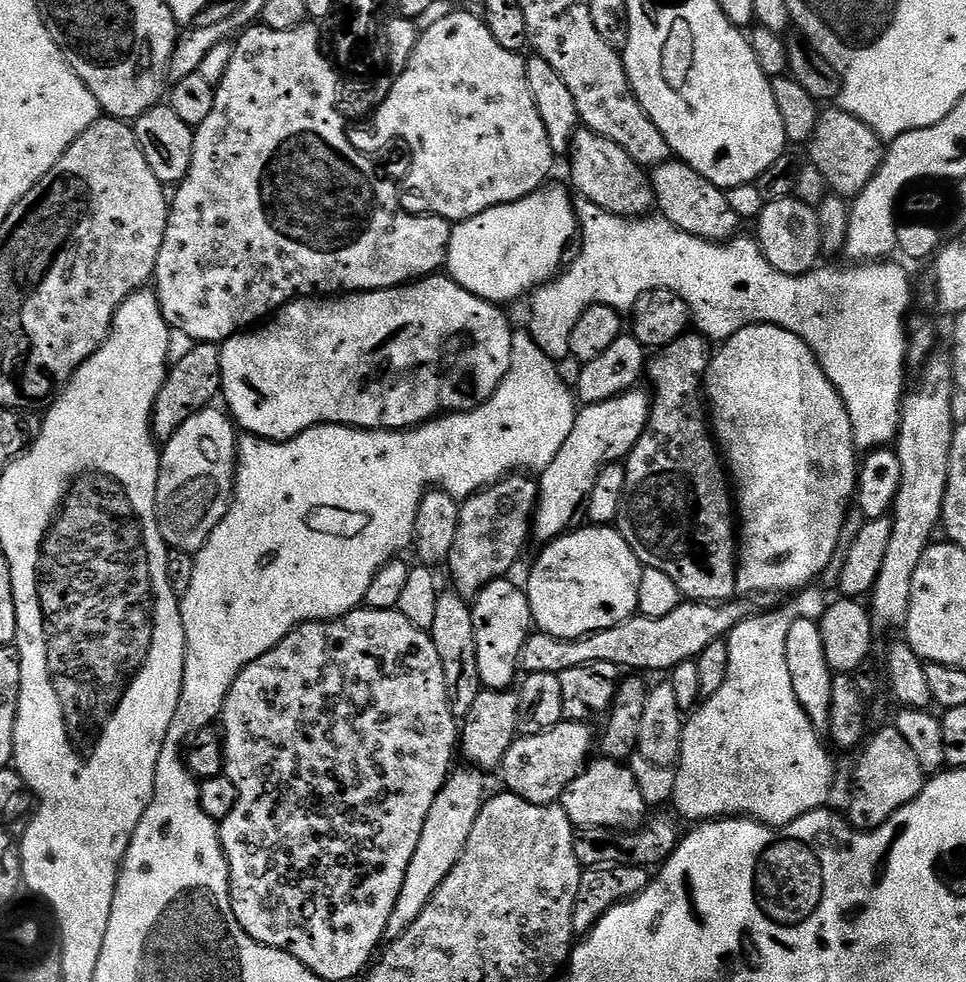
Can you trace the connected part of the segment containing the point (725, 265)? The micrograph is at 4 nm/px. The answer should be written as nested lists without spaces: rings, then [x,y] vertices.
[[[583,198],[577,199],[575,206],[576,216],[580,219],[578,251],[573,255],[571,264],[567,265],[556,279],[551,280],[549,284],[541,284],[530,296],[530,301],[532,300],[532,321],[526,324],[526,331],[534,338],[538,350],[542,350],[542,354],[546,354],[551,360],[557,362],[567,361],[569,359],[570,334],[573,332],[578,318],[582,318],[582,314],[590,306],[601,304],[617,310],[631,310],[638,302],[638,298],[642,298],[642,294],[646,294],[650,290],[669,288],[688,303],[688,309],[692,312],[692,324],[695,331],[699,332],[701,336],[707,336],[709,341],[726,341],[734,334],[738,334],[738,330],[746,330],[755,324],[773,324],[779,328],[790,330],[790,334],[798,334],[798,338],[802,338],[806,342],[806,346],[810,346],[810,350],[816,355],[816,361],[822,366],[826,378],[838,390],[838,394],[846,406],[846,414],[850,414],[852,440],[855,442],[857,449],[875,450],[891,445],[895,441],[900,429],[900,405],[906,395],[904,368],[906,369],[908,359],[909,341],[906,328],[904,332],[904,315],[908,312],[908,272],[903,268],[903,266],[905,267],[903,263],[900,263],[900,265],[888,264],[892,262],[856,262],[848,266],[852,268],[823,268],[823,266],[817,266],[801,276],[791,276],[790,274],[782,274],[782,270],[774,270],[774,266],[770,266],[770,262],[766,262],[766,258],[760,253],[760,245],[756,243],[751,235],[744,236],[745,234],[740,234],[727,242],[703,240],[694,234],[686,234],[682,230],[678,230],[678,226],[674,226],[659,214],[649,214],[632,219],[618,214],[610,214],[606,210],[602,210],[602,206],[594,206],[594,202]]]

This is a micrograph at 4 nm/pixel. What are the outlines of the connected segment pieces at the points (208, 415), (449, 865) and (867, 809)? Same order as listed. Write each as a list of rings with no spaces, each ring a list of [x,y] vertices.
[[[209,406],[201,410],[198,414],[194,414],[194,418],[186,418],[186,422],[182,422],[182,426],[178,426],[178,430],[174,434],[174,438],[170,438],[164,445],[160,454],[160,473],[158,474],[158,486],[156,487],[156,517],[158,518],[158,526],[165,544],[169,549],[177,548],[183,552],[196,553],[198,549],[206,542],[206,538],[210,538],[210,534],[214,530],[214,526],[218,526],[218,522],[222,522],[222,518],[228,512],[228,508],[232,504],[232,497],[236,486],[236,453],[238,451],[238,429],[231,419],[223,411],[222,413],[216,409],[216,406]]]
[[[457,767],[449,775],[438,798],[434,798],[434,806],[430,806],[430,814],[426,814],[426,826],[422,826],[418,850],[414,850],[414,858],[410,858],[410,870],[406,870],[402,894],[398,894],[398,902],[394,902],[394,914],[390,914],[386,933],[389,941],[397,940],[414,923],[418,914],[422,914],[426,902],[430,902],[438,886],[448,877],[450,870],[454,870],[458,858],[462,858],[466,842],[470,842],[470,830],[474,830],[474,822],[486,799],[485,777],[475,767],[463,767]]]
[[[888,726],[881,732],[875,732],[871,733],[859,753],[861,756],[856,764],[856,789],[852,792],[852,801],[846,811],[848,823],[861,830],[881,828],[895,812],[902,810],[902,806],[919,796],[926,783],[926,773],[922,766],[918,766],[918,758],[914,758],[910,742],[898,734],[896,727]]]

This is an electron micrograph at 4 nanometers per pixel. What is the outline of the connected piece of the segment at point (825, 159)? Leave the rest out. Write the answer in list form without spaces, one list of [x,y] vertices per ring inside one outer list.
[[[832,106],[829,110],[821,111],[816,129],[811,140],[806,145],[810,155],[810,163],[818,170],[822,170],[822,178],[826,178],[829,189],[835,195],[854,198],[874,178],[878,166],[884,161],[886,151],[885,141],[879,134],[870,130],[858,118],[839,106]]]

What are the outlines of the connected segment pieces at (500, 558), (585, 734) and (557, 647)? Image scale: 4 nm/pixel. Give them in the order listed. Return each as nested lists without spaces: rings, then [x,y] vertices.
[[[509,474],[461,503],[458,535],[446,565],[446,571],[452,575],[451,587],[459,596],[474,598],[490,582],[511,573],[508,571],[519,562],[528,540],[533,539],[532,522],[539,493],[537,481],[531,475]]]
[[[563,719],[558,726],[542,734],[520,736],[510,750],[506,750],[506,758],[502,758],[498,769],[498,776],[504,779],[503,787],[531,804],[557,803],[593,755],[594,736],[592,740],[590,729],[588,724]]]
[[[736,598],[718,604],[701,604],[699,600],[680,602],[662,618],[646,618],[637,614],[618,626],[610,626],[610,630],[592,632],[577,640],[554,638],[536,630],[526,646],[522,646],[520,667],[525,673],[559,674],[574,666],[610,662],[621,670],[635,670],[640,674],[667,673],[682,662],[695,660],[706,646],[710,646],[710,642],[724,640],[738,622],[748,619],[750,609],[742,601]]]

